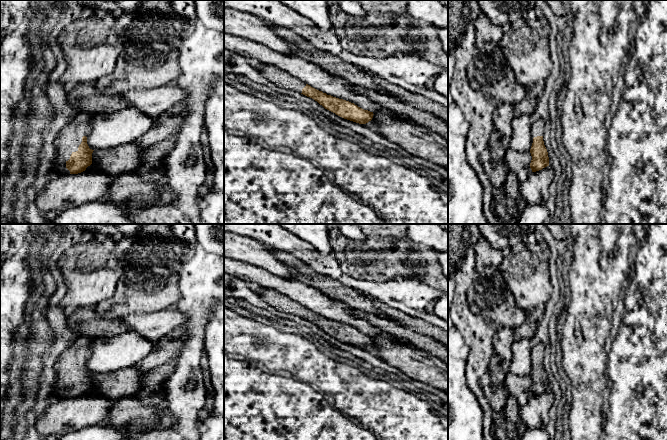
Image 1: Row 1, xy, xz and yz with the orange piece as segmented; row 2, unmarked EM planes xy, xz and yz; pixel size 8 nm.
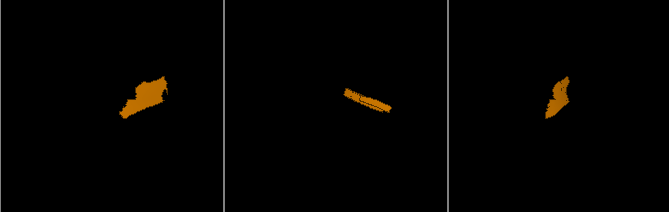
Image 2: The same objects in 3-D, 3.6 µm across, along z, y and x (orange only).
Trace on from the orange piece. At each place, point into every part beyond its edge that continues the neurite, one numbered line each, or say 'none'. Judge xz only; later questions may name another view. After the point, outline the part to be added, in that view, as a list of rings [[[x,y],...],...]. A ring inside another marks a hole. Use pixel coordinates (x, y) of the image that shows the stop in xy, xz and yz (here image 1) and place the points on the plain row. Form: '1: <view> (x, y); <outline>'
1: xz (282, 303); [[[255,287],[255,289],[265,302],[278,311],[302,317],[302,313],[306,310],[306,307],[302,304],[295,302],[274,290],[260,287]]]

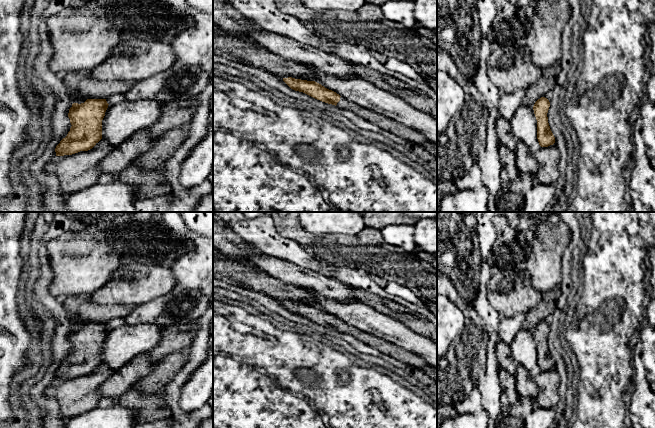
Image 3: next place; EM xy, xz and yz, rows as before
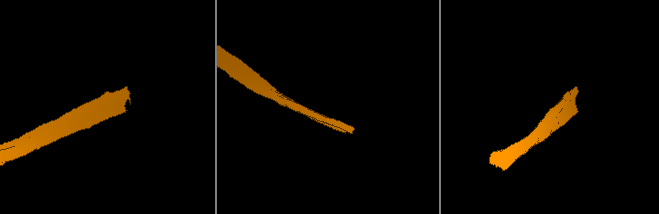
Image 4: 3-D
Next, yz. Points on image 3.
none

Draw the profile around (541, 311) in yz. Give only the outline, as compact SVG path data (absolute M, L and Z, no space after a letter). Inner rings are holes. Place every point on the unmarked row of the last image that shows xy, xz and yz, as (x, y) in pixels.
M551 290L550 292L545 293L541 302L526 314L522 329L533 331L538 323L544 321L549 315L551 315L555 308L558 296L558 290Z

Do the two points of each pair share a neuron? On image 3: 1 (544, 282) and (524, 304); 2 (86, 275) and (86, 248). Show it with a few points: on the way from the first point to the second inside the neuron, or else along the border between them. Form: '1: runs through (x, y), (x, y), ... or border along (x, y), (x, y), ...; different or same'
1: border along (526, 268), (530, 277), (530, 283), (543, 294); different
2: runs through (85, 268), (85, 255); same

